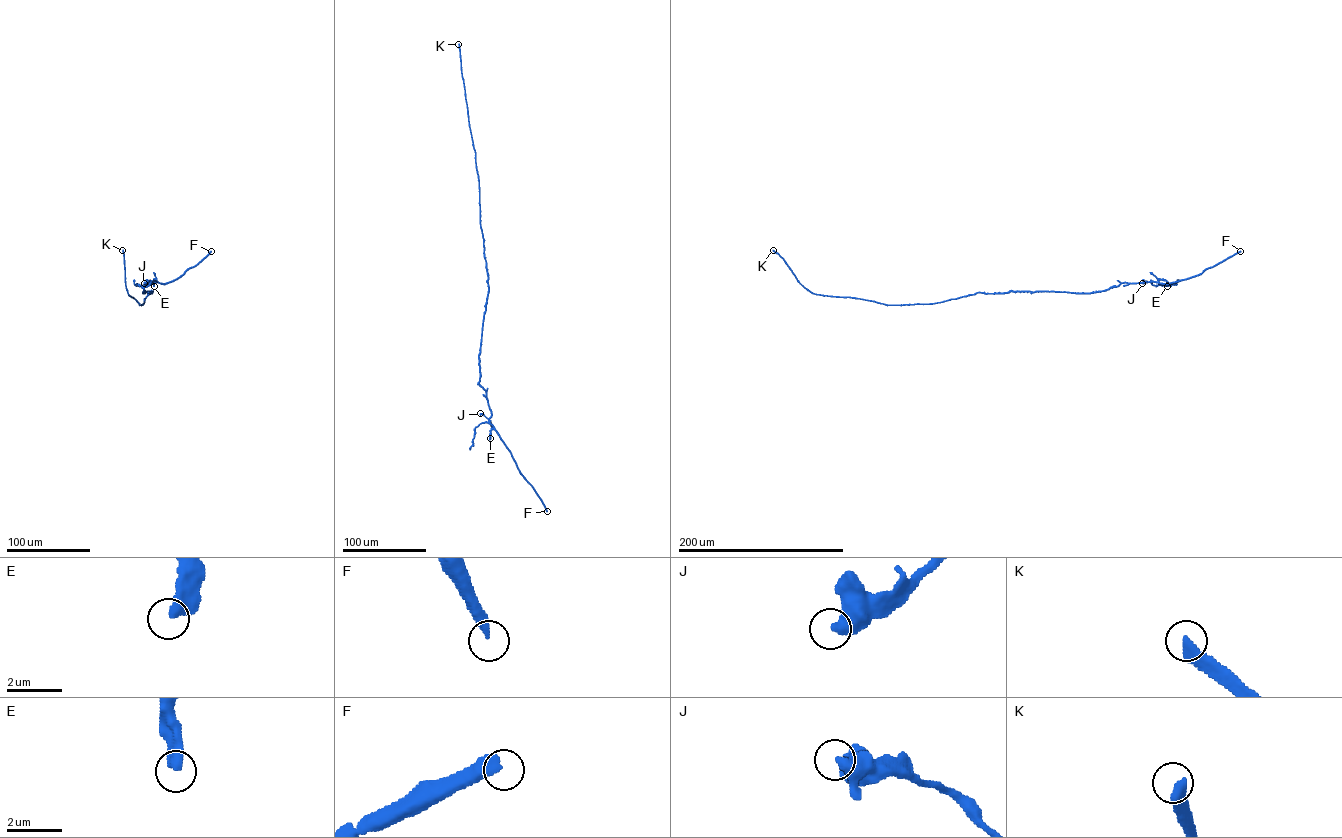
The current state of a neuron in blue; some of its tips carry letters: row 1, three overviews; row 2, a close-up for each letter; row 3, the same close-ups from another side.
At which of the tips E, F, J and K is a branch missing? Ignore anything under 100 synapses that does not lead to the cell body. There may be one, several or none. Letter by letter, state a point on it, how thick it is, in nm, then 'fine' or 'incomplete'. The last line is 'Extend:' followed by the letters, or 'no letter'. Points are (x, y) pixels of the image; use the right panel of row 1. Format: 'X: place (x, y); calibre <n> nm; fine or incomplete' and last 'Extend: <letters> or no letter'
E: place (1167, 286); calibre 440 nm; fine
F: place (1240, 251); calibre 400 nm; fine
J: place (1142, 283); calibre 360 nm; fine
K: place (773, 250); calibre 440 nm; incomplete
Extend: K

